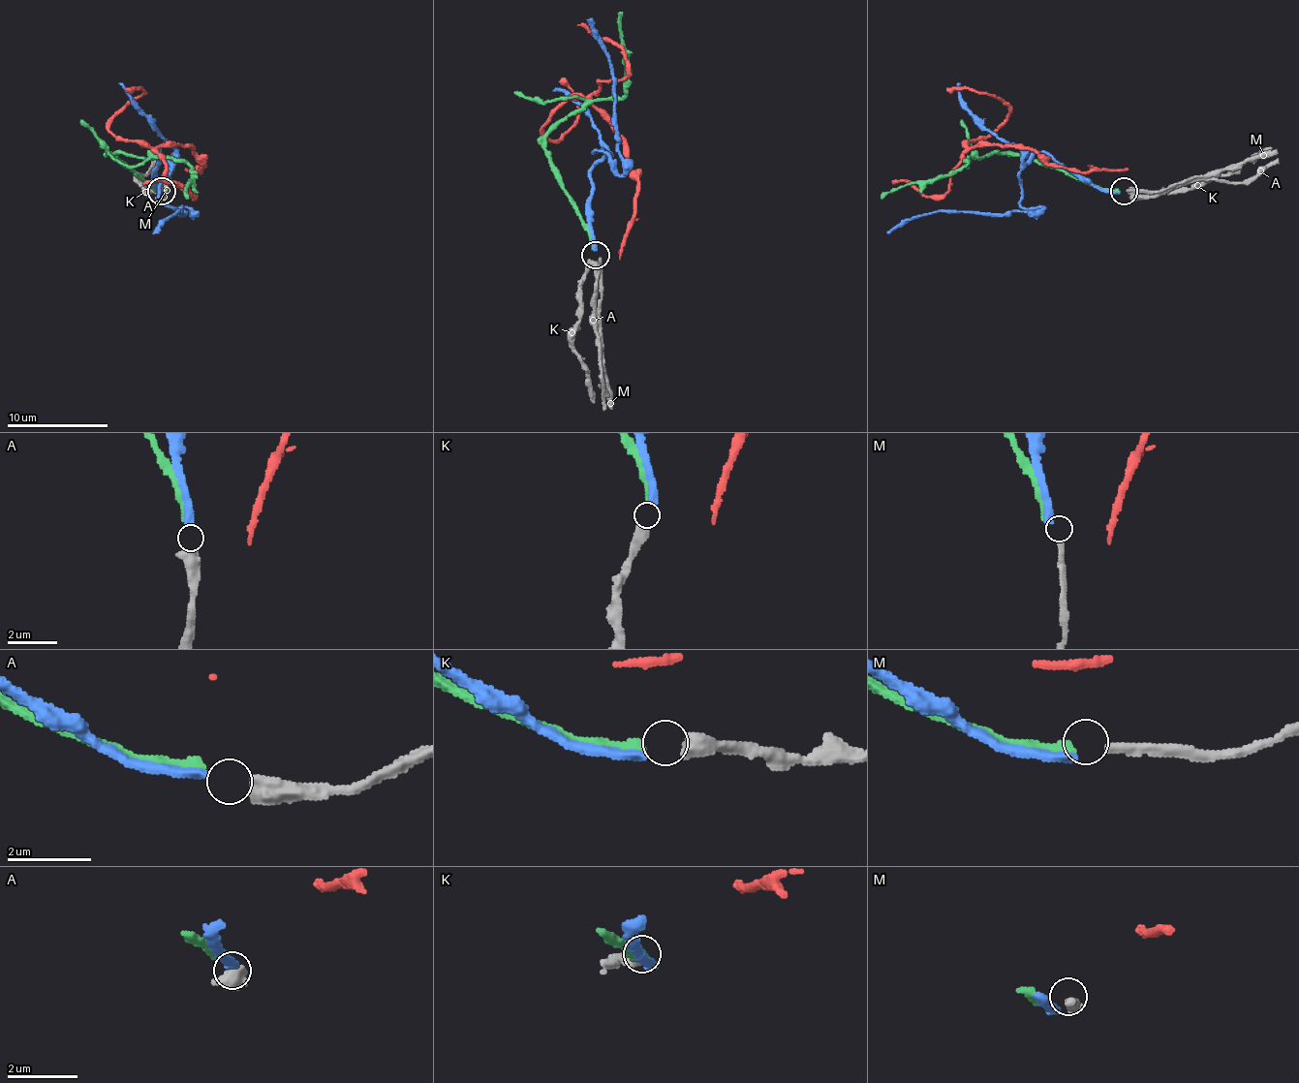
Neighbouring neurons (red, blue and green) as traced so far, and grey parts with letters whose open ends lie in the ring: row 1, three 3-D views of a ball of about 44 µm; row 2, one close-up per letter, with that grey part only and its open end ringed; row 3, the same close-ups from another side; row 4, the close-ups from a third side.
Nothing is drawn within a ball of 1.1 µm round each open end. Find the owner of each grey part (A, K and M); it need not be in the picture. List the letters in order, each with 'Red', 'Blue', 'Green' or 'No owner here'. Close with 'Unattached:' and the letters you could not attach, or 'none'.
A: Blue
K: Green
M: No owner here
Unattached: M

